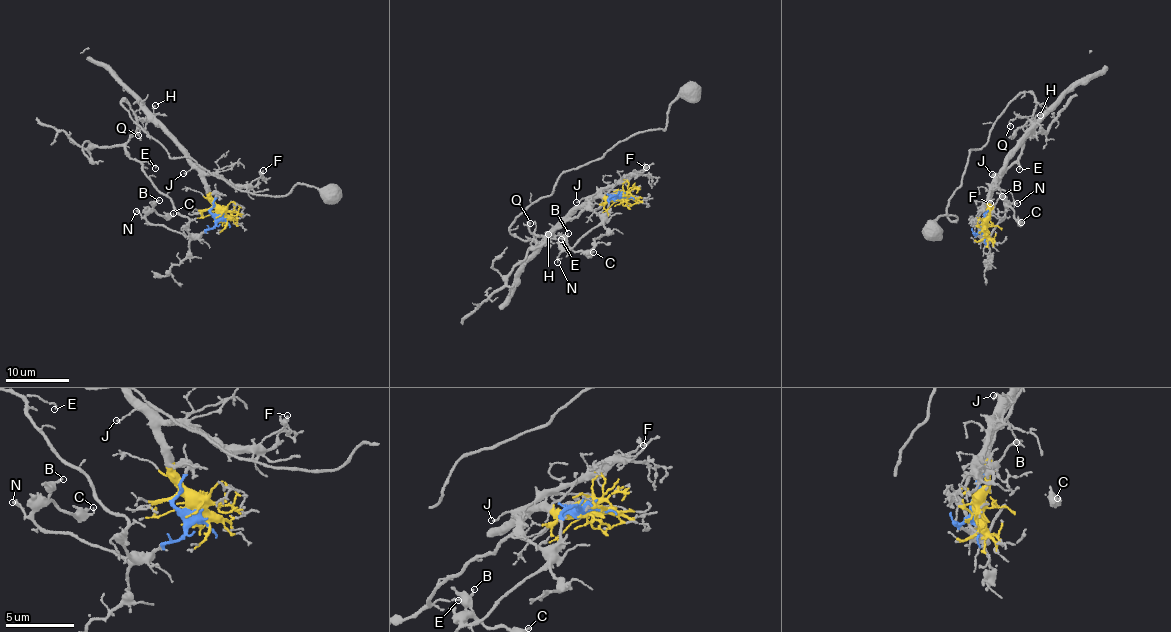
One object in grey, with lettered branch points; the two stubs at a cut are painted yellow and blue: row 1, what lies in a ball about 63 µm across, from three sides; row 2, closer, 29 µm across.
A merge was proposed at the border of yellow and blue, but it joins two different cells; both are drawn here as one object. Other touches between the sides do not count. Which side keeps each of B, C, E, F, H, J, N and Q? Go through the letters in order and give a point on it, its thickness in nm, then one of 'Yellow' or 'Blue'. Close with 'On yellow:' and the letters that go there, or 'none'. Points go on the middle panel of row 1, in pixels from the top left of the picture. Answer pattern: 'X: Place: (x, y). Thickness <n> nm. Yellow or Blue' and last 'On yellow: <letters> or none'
B: Place: (568, 233). Thickness 180 nm. Blue
C: Place: (593, 252). Thickness 140 nm. Blue
E: Place: (561, 239). Thickness 90 nm. Blue
F: Place: (646, 167). Thickness 180 nm. Yellow
H: Place: (548, 234). Thickness 120 nm. Yellow
J: Place: (576, 202). Thickness 120 nm. Yellow
N: Place: (557, 262). Thickness 200 nm. Blue
Q: Place: (530, 223). Thickness 120 nm. Yellow
On yellow: F, H, J, Q

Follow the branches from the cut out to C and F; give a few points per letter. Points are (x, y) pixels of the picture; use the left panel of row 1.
C: (219, 215), (214, 227), (188, 236), (153, 224), (145, 216), (154, 210), (165, 216), (173, 212)
F: (219, 214), (204, 175), (218, 175), (233, 184), (244, 185), (260, 177), (262, 171)

